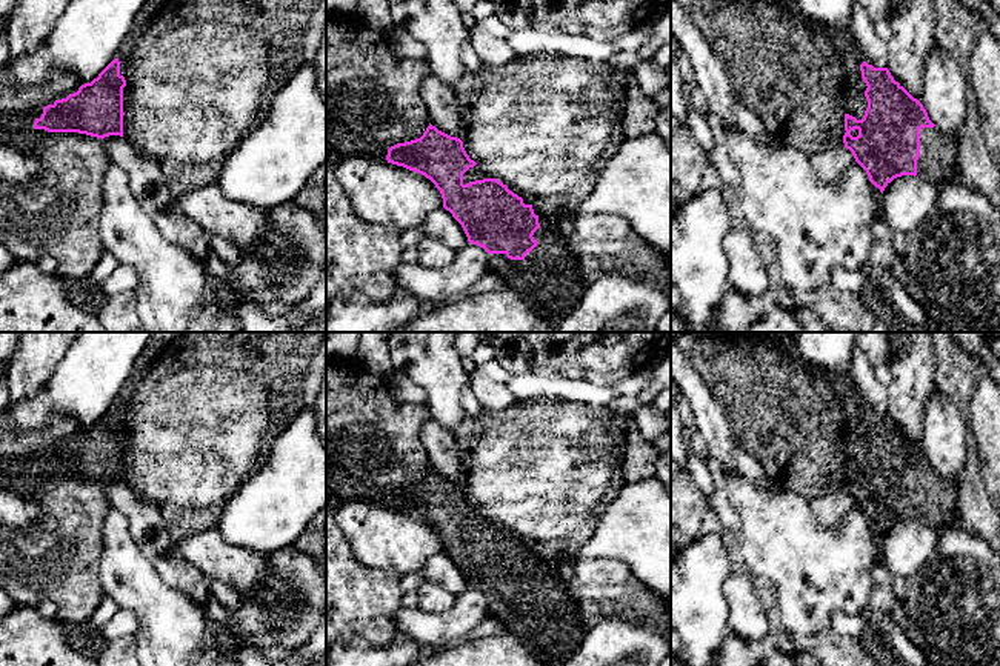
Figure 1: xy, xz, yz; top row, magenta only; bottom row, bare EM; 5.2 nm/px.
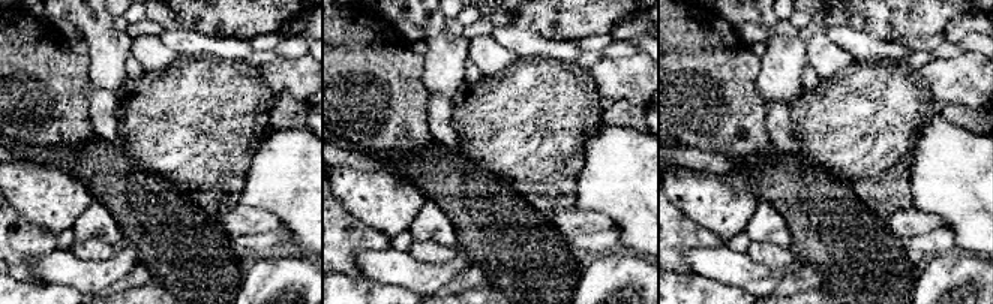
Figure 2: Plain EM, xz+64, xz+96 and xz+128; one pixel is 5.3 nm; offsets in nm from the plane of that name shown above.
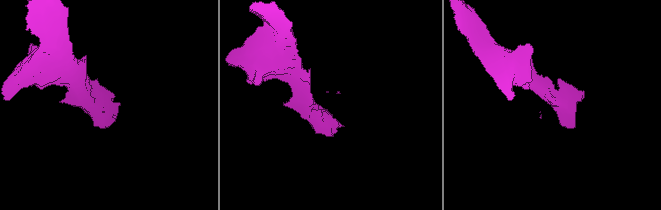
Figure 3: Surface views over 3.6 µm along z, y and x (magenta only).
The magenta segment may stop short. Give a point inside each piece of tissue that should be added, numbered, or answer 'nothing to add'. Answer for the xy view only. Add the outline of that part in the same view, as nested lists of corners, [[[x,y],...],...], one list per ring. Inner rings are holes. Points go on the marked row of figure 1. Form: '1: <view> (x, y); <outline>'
1: xy (23, 122); [[[51,102],[48,105],[54,105],[54,102]],[[45,105],[45,106],[48,106],[48,105]],[[38,106],[35,109],[31,109],[31,111],[22,112],[22,114],[0,114],[0,123],[5,129],[5,132],[6,134],[9,134],[9,132],[34,132],[34,131],[48,132],[45,129],[34,128],[34,122],[42,117],[45,106]]]

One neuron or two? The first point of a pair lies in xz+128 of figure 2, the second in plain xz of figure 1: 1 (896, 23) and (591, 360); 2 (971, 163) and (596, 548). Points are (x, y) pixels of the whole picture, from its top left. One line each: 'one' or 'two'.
1: one
2: one

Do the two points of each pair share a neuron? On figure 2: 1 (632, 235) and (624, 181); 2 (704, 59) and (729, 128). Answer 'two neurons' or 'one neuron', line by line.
1: one neuron
2: one neuron

